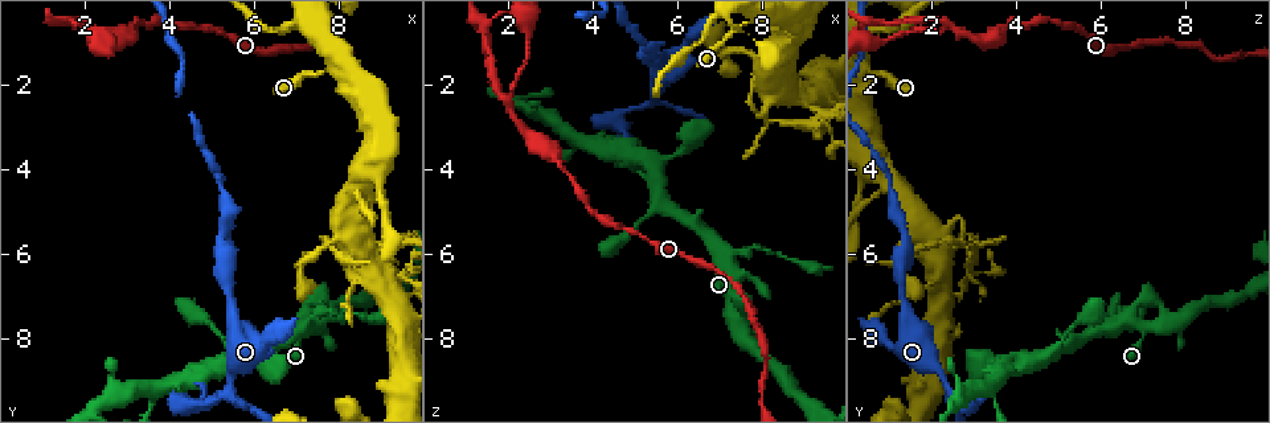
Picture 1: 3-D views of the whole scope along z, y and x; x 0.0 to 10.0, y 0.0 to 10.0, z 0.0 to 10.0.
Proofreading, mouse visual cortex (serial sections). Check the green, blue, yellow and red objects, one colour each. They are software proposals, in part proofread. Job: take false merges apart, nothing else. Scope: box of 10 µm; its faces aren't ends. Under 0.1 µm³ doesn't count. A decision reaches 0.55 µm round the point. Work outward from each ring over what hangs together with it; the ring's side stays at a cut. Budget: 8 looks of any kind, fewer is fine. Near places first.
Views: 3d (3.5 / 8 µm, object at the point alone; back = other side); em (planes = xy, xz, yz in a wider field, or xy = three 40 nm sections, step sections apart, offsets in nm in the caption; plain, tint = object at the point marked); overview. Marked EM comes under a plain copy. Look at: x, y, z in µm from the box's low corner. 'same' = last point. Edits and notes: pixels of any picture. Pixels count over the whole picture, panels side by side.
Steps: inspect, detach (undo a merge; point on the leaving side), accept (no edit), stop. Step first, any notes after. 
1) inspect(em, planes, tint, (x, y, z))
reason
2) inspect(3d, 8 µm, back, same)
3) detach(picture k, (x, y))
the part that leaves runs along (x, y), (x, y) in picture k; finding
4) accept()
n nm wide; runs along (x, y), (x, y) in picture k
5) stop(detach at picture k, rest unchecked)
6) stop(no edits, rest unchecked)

inspect(3d, 8 µm, (5.35, 9.15, 2.45))
small branch off a trunk

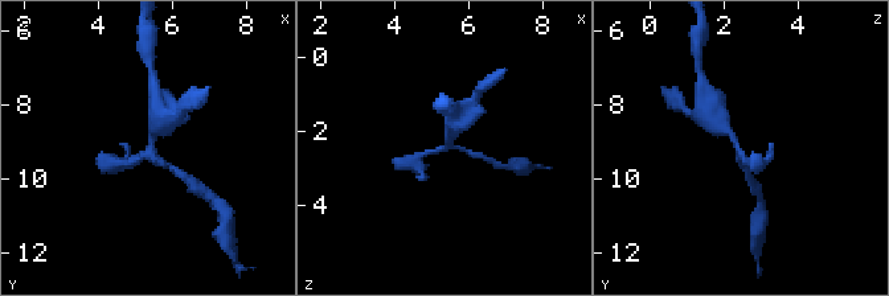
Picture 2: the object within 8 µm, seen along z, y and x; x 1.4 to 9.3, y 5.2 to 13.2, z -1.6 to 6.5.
inspect(em, xy, step 1, tint, same)

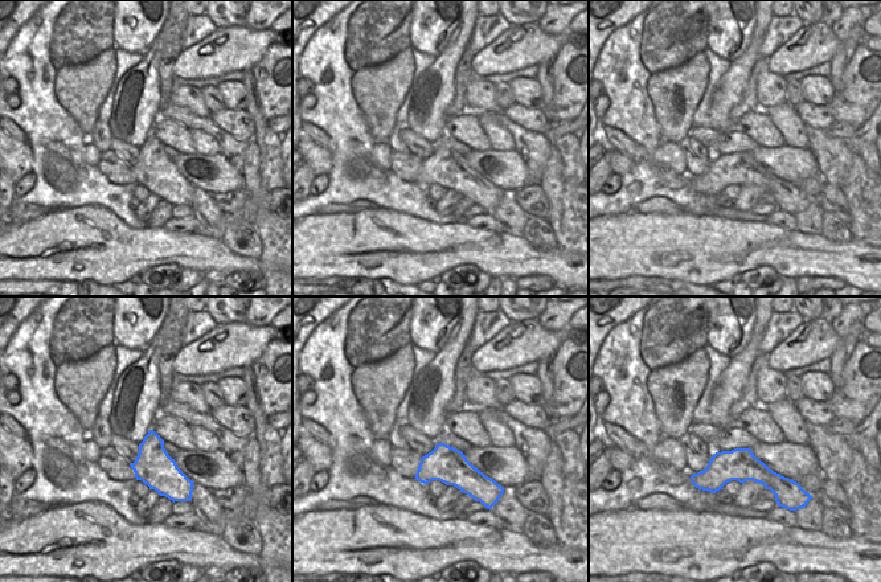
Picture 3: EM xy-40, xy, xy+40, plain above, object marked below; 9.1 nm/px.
accept()
arms of 150, 150, 400 nm; runs along (709, 114), (754, 163) in picture 2; all the same cell

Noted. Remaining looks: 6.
inspect(3d, 3.5 µm, (9.45, 5.75, 2.60))
abrupt turn

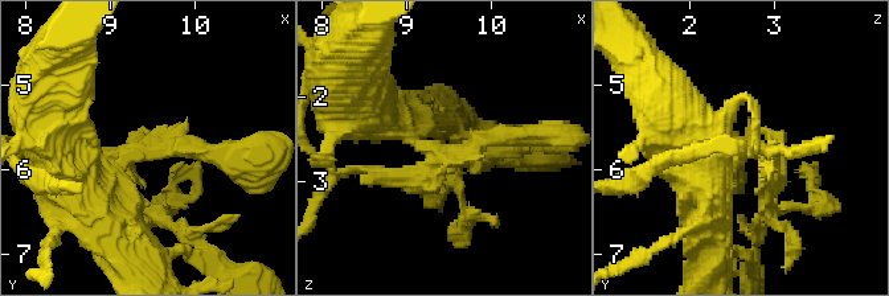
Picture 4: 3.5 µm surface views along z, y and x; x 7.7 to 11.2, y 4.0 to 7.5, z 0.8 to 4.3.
accept()
runs along (369, 115), (438, 152), (430, 176) in picture 4; all the same cell

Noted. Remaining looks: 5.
inspect(3d, 8 µm, (7.55, 7.45, 5.95))
calibre changes

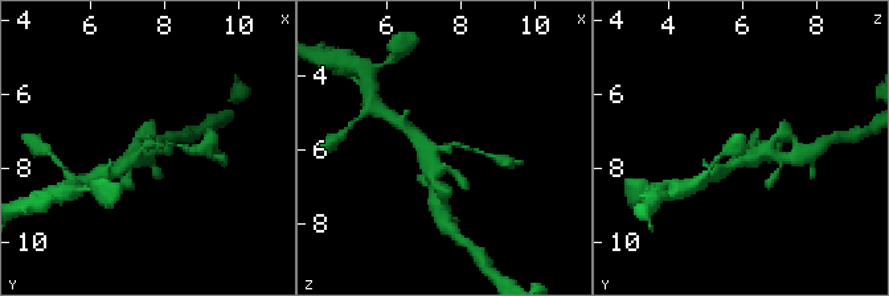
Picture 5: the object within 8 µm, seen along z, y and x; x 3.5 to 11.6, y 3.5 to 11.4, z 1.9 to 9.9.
inspect(em, xy, step 2, tint, same)
shape alone is not enough

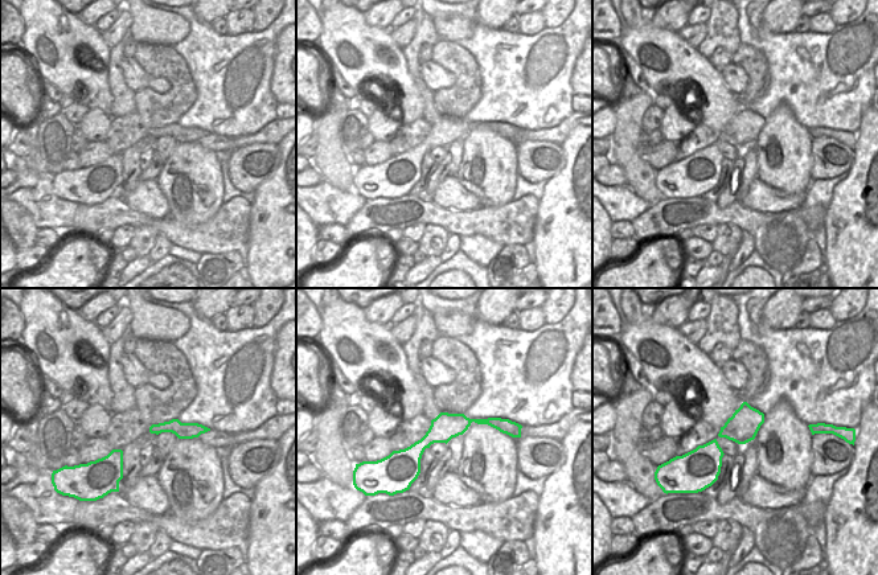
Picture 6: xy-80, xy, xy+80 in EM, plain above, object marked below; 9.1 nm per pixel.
accept()
runs along (500, 423), (446, 426), (392, 458) in picture 6; one cell here

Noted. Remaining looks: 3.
stop(no edits, rest unchecked)

